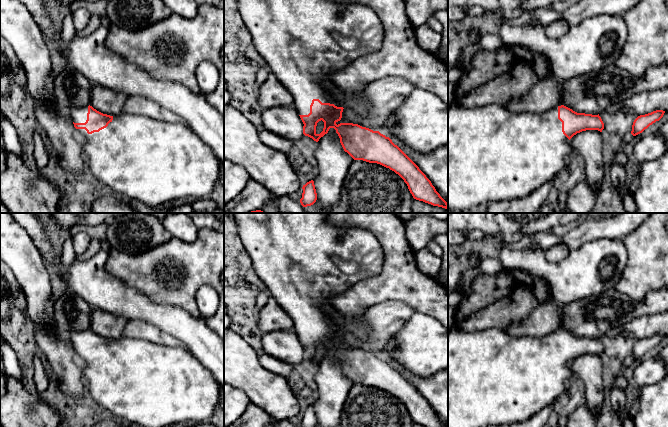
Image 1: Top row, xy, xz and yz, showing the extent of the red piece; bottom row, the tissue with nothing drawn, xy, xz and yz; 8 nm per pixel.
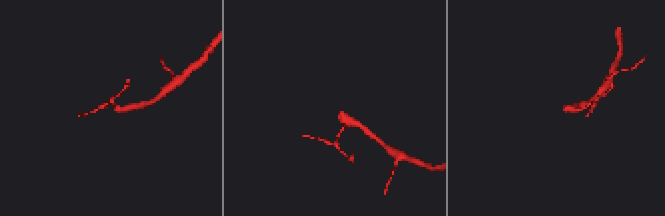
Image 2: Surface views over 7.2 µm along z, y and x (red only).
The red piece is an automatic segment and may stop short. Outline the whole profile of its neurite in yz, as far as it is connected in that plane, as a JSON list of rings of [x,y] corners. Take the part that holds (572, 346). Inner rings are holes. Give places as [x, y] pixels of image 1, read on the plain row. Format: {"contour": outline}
{"contour": [[[452,326],[448,332],[448,427],[526,421],[562,398],[567,381],[576,376],[569,365],[574,359],[603,353],[599,338],[577,337],[564,329],[543,337],[515,337],[498,328],[463,332]]]}

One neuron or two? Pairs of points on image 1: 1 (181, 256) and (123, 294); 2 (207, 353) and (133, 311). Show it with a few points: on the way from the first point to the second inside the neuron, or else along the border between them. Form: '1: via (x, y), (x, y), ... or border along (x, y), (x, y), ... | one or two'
1: border along (112, 275), (126, 284), (139, 289), (152, 300) | two
2: via (189, 335), (174, 320), (151, 312) | one

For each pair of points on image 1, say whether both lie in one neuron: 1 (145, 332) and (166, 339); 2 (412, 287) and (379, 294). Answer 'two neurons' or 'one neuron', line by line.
1: one neuron
2: one neuron

